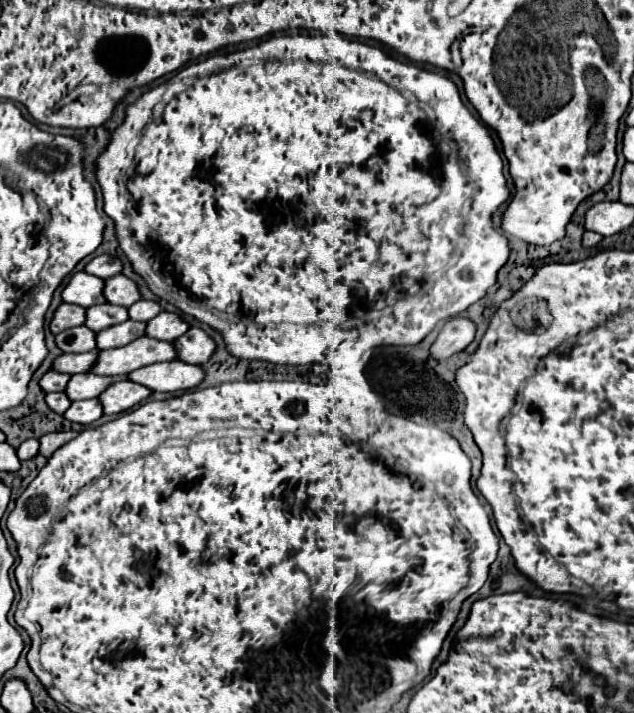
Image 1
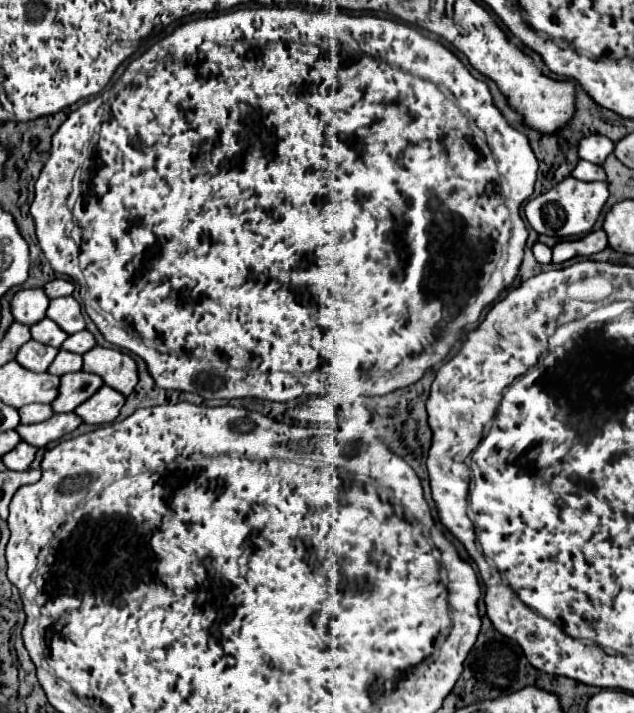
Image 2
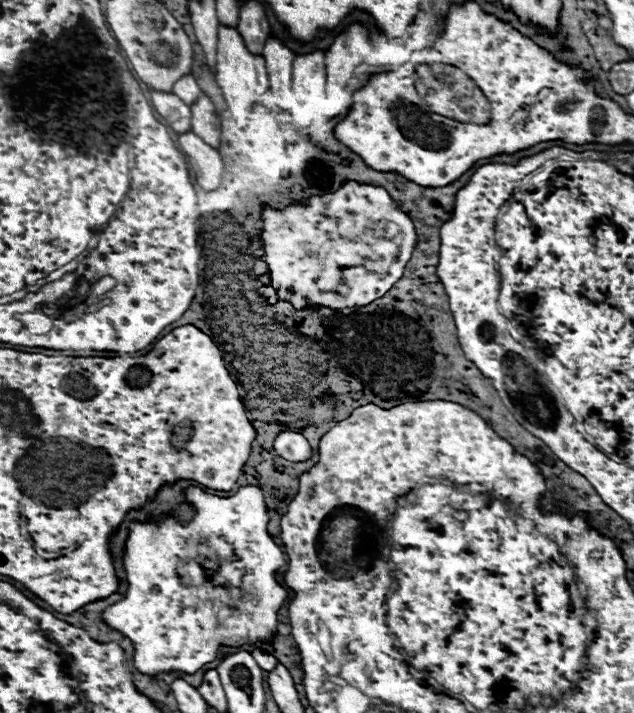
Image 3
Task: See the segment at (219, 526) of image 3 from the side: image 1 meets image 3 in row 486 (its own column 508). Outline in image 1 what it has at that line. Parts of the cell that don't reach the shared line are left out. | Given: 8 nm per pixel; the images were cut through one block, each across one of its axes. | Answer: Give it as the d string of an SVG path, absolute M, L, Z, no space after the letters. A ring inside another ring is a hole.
M330 30L330 32L318 34L318 36L280 36L280 38L270 38L270 40L266 40L266 42L260 42L260 44L254 46L254 48L236 50L236 52L230 52L230 54L216 54L216 56L208 58L206 62L192 64L192 66L184 68L176 78L182 80L182 84L186 84L186 90L180 92L180 94L176 94L176 96L164 106L162 116L160 116L158 120L152 120L152 110L156 105L156 102L162 100L162 96L164 96L162 92L166 92L166 88L168 88L166 84L162 84L162 86L158 86L158 88L152 88L152 90L144 92L134 104L130 104L130 106L126 108L124 124L122 124L120 128L116 128L116 130L110 134L108 146L106 146L104 152L96 158L96 180L98 180L98 184L100 184L100 188L102 188L102 196L104 196L104 212L106 212L110 218L112 218L112 212L114 212L114 218L112 218L112 220L114 220L114 224L116 224L116 238L118 238L118 242L120 242L122 252L130 258L132 268L146 280L146 284L150 286L150 290L154 290L156 296L160 296L160 298L168 300L170 304L178 306L182 312L194 316L198 322L204 322L204 324L208 324L210 328L218 330L218 332L222 334L222 340L224 340L224 344L226 344L226 350L228 350L232 356L236 356L236 358L240 358L240 360L264 360L264 362L288 364L288 366L302 366L302 364L328 364L328 366L338 366L338 364L346 364L346 360L352 360L352 356L360 356L360 354L364 354L366 350L372 350L372 348L376 348L376 346L414 346L414 344L422 342L422 340L434 330L434 326L436 326L440 320L454 318L454 316L458 316L460 312L464 312L468 306L472 306L472 304L476 304L480 298L484 298L486 290L496 282L498 270L506 264L506 260L508 260L508 256L510 256L510 244L508 244L508 238L506 238L504 234L500 234L500 232L492 226L492 214L494 214L502 204L506 204L506 202L510 200L510 190L508 190L506 178L504 178L504 174L502 174L502 158L500 158L500 154L498 154L498 150L496 150L496 146L494 146L494 142L492 142L492 138L490 138L486 126L480 124L480 122L470 114L470 110L464 106L464 102L462 102L462 98L460 98L460 90L458 90L456 82L450 80L448 76L438 74L438 72L422 70L422 68L418 68L418 66L414 66L414 64L410 64L410 62L402 62L402 60L398 60L398 58L386 54L386 52L380 50L378 46L368 46L368 44L362 44L362 42L356 42L356 40L348 40L348 38L344 38L342 34ZM236 58L240 58L240 60L236 62ZM382 80L386 80L386 82L382 82ZM414 102L420 102L420 107L426 113L426 117L427 113L432 110L432 106L436 108L436 116L438 116L438 120L440 121L433 124L429 122L429 124L434 128L442 127L448 129L448 135L452 134L454 142L456 142L458 148L460 148L460 154L458 154L458 156L448 156L446 160L436 160L436 148L434 148L434 144L432 144L432 142L422 134L422 130L416 126L416 122L418 122L416 110L418 110L418 108L412 108ZM448 116L450 116L450 118L448 118ZM134 138L138 138L138 140L134 142ZM132 142L134 142L136 146L130 148L132 158L130 158L130 162L128 162L128 146L132 146ZM420 148L422 148L422 158L418 158L418 156L420 156ZM406 156L408 156L408 158L406 158ZM456 160L461 161L461 168L460 162L456 162ZM126 162L128 162L128 168L124 168ZM464 164L466 164L466 166ZM444 166L446 166L446 168L444 168ZM122 168L124 168L124 170L122 170ZM442 168L444 168L446 172L442 172ZM462 168L464 168L464 172L462 172ZM130 170L132 170L132 174L130 174ZM436 170L438 170L438 172L436 172ZM469 176L470 179L468 178ZM474 184L476 184L476 187ZM130 190L132 190L132 196L128 194ZM432 190L434 190L434 192L432 192ZM464 200L466 200L465 203ZM112 202L114 202L114 204L112 204ZM132 204L134 204L134 206L132 206ZM462 204L464 204L463 207ZM132 208L134 208L134 212L132 212ZM130 212L132 212L132 216L130 216ZM466 219L468 219L468 222L465 221ZM128 224L130 224L130 228L128 228ZM128 232L130 232L130 236L128 236ZM448 232L458 232L458 234L456 234L454 240L452 240L452 234L448 234ZM460 234L462 234L462 236L458 240ZM130 238L132 238L132 240L130 240ZM465 238L468 238L468 241L462 244L462 239ZM408 306L410 306L410 308L408 308Z

